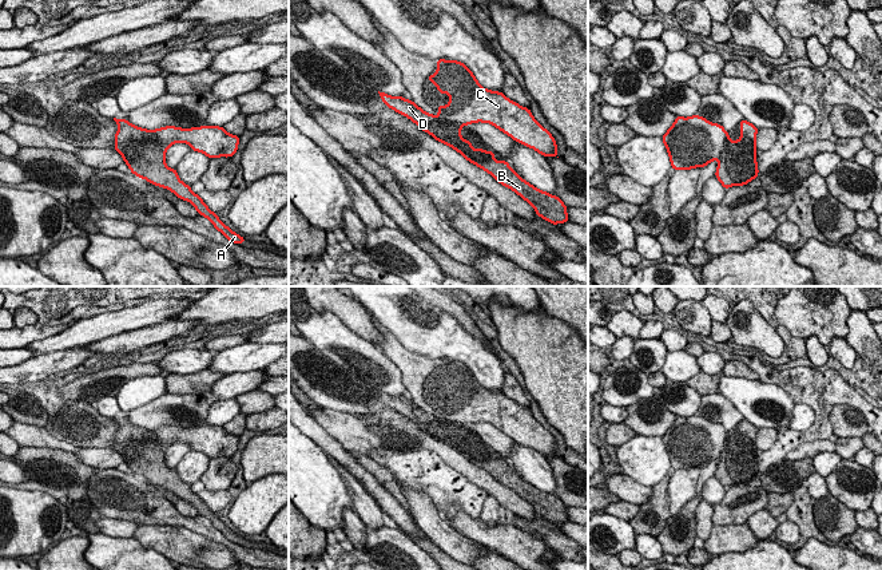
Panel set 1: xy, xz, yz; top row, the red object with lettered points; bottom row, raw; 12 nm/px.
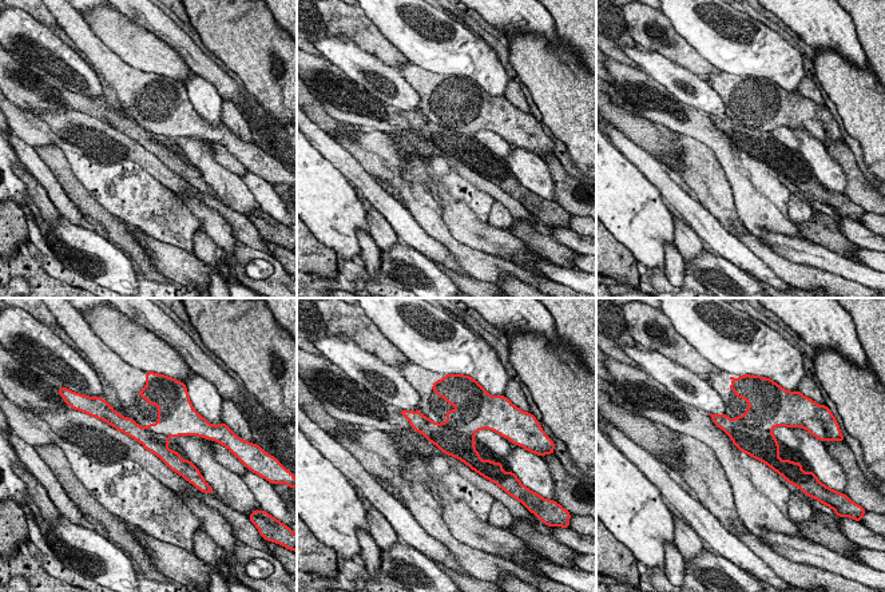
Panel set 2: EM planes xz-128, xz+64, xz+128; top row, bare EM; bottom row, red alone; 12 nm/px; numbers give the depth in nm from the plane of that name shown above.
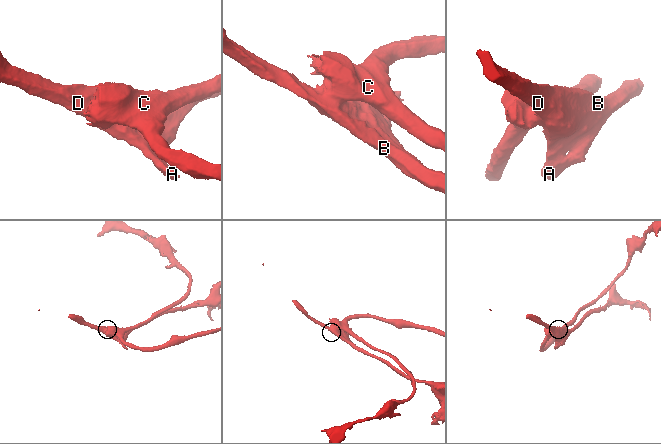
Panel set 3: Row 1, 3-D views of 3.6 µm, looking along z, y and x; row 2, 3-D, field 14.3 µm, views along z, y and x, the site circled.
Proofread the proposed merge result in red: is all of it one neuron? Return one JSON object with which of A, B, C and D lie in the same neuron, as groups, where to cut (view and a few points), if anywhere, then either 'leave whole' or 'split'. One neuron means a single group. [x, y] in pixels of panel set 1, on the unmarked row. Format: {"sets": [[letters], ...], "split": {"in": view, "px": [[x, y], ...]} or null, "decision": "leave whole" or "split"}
{"sets": [["A", "B", "D"], ["C"]], "split": {"in": "xz", "px": [[434, 416], [443, 420], [460, 420], [465, 424]]}, "decision": "split"}

